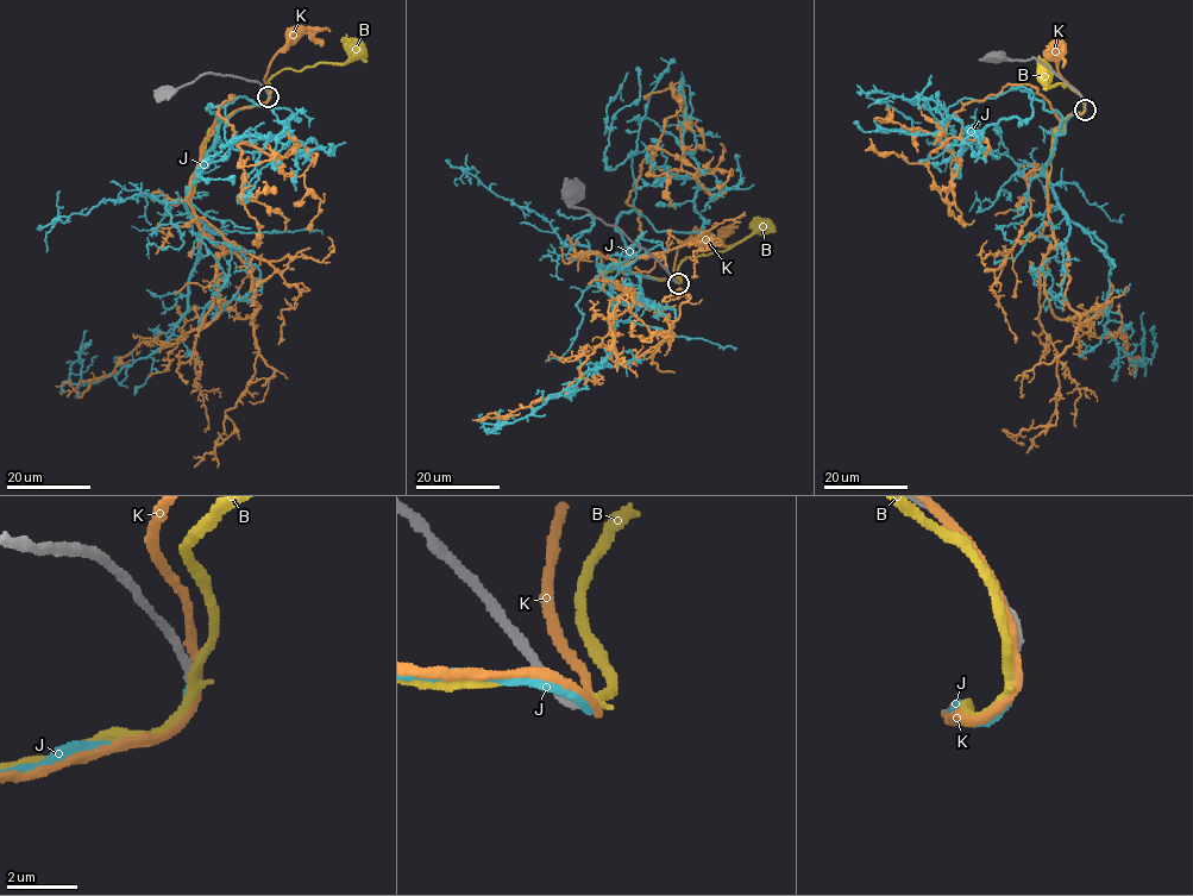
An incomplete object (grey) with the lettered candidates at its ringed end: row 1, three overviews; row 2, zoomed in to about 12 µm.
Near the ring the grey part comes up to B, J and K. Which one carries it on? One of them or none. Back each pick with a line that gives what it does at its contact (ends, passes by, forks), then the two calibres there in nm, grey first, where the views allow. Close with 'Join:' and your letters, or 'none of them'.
J: it ends; calibres 240 and 180 nm
Join: J

